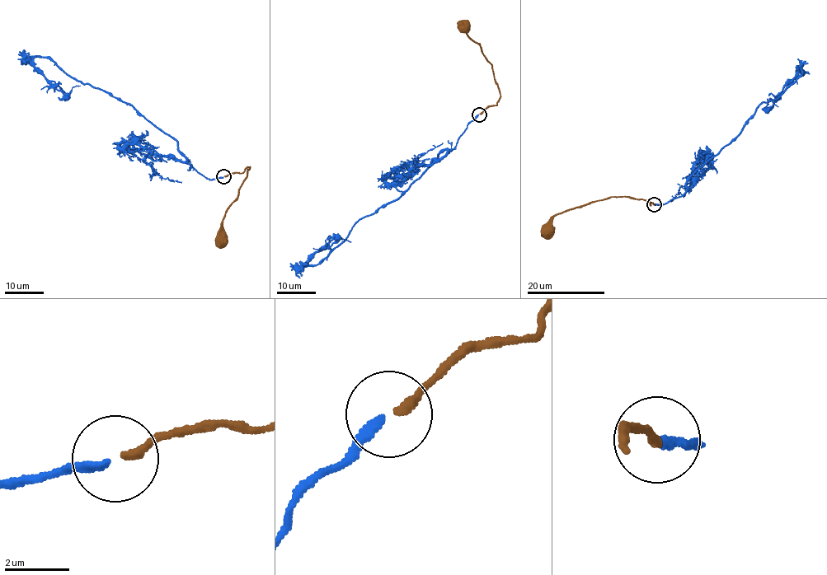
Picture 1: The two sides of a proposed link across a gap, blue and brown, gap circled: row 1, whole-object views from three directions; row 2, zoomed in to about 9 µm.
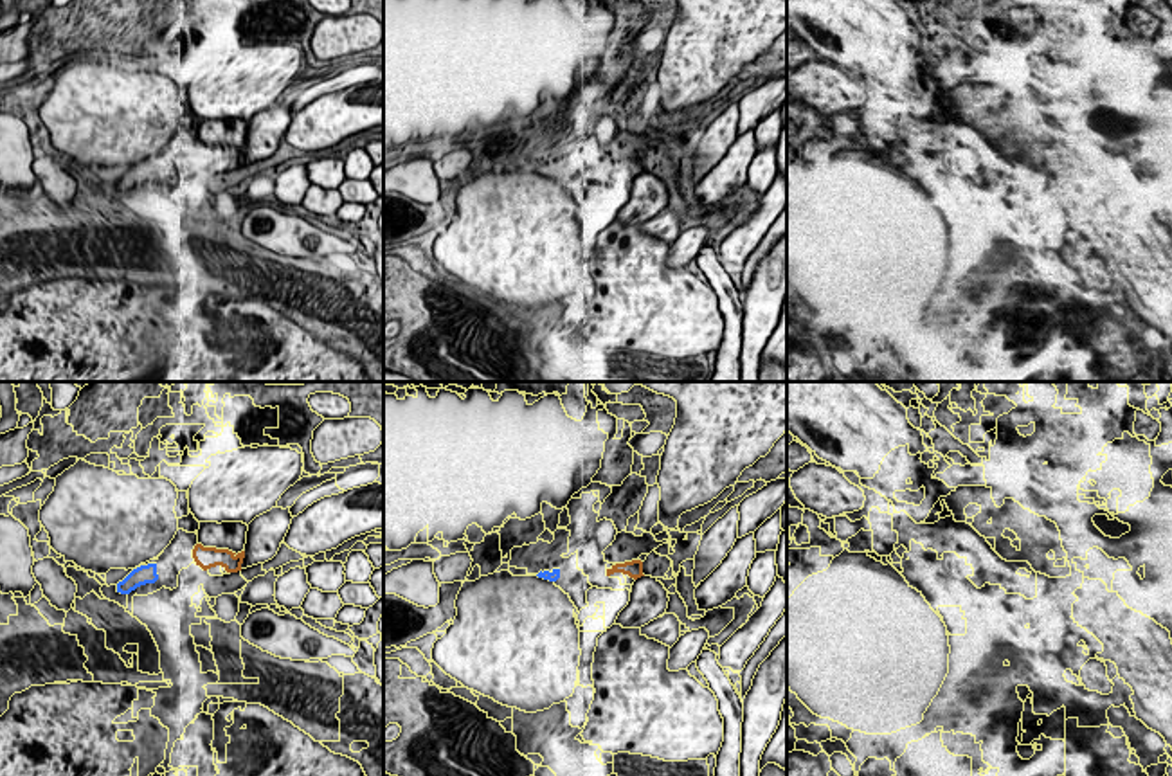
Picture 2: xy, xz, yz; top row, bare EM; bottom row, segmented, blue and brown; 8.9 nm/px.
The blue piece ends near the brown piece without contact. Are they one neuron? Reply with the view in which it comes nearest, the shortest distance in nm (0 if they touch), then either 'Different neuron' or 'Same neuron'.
Closest in xy. Distance 340 nm. Same neuron

